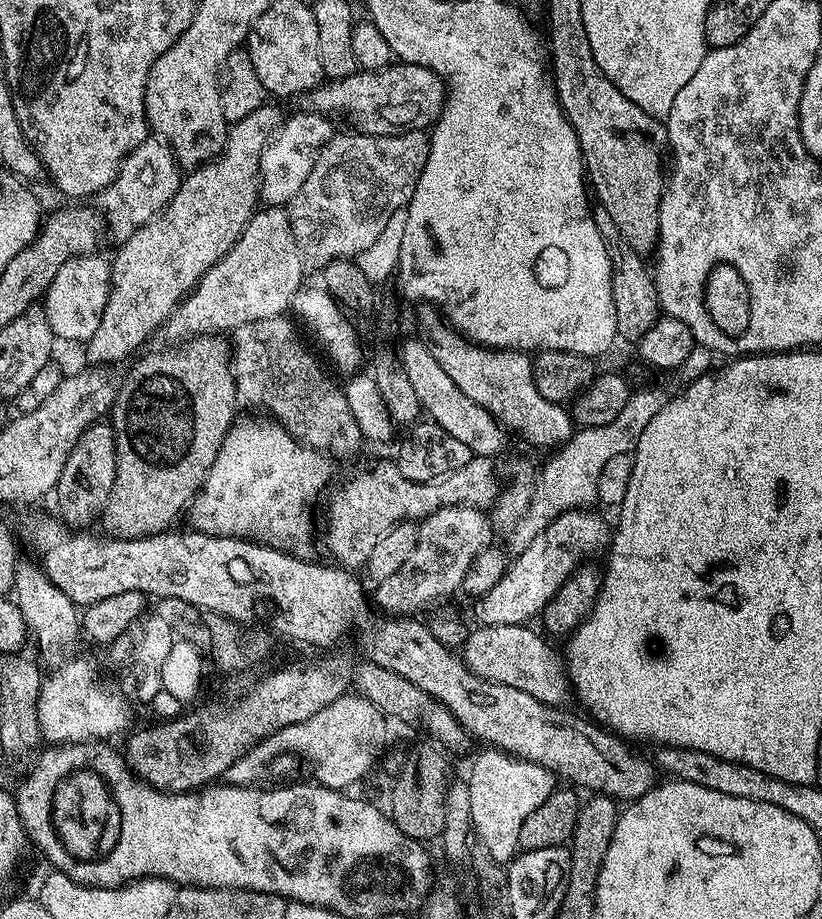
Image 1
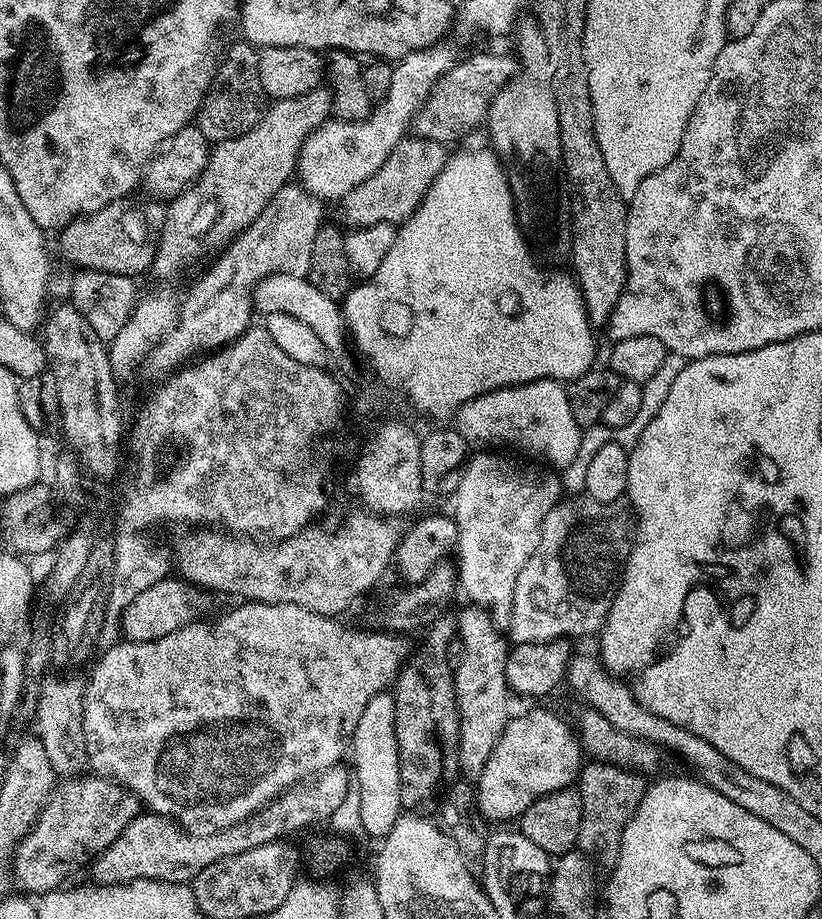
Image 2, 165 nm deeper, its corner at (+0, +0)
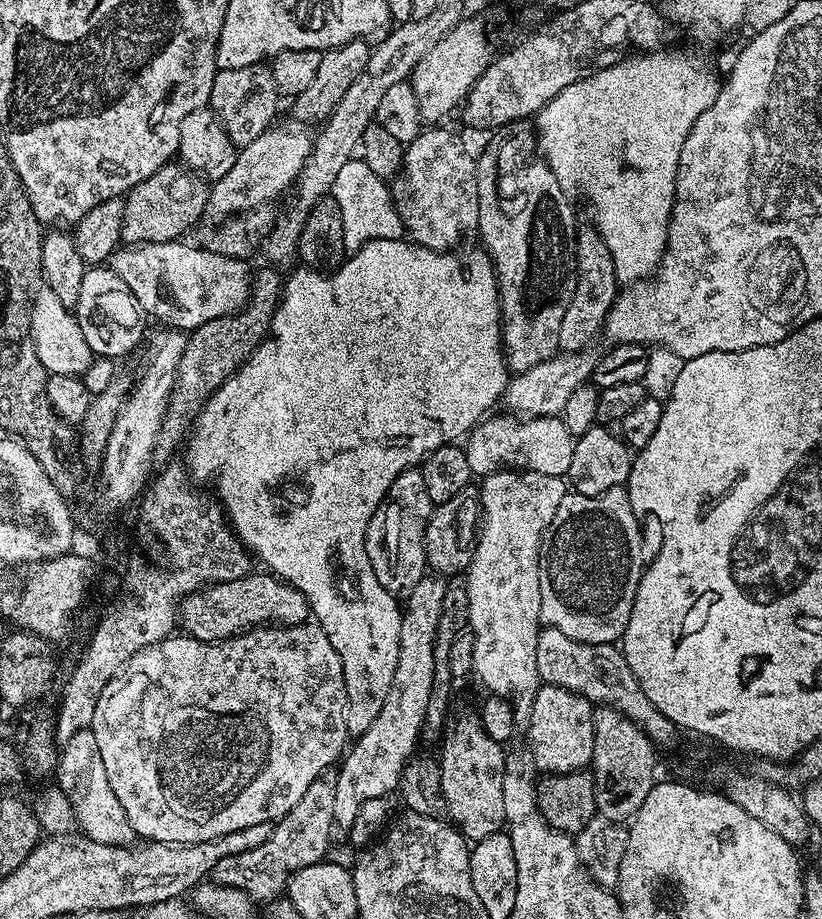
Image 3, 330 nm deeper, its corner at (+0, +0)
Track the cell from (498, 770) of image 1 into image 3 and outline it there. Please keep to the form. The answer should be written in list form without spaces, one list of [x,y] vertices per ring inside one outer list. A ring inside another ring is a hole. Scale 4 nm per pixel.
[[[544,684],[536,691],[536,697],[532,700],[532,709],[526,717],[526,723],[528,723],[528,748],[532,751],[530,760],[537,773],[579,772],[591,765],[594,754],[593,711],[594,705],[585,696],[574,694],[562,686]]]

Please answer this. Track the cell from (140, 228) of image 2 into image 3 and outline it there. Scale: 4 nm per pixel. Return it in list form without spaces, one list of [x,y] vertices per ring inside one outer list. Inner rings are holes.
[[[169,162],[160,167],[146,182],[138,182],[123,197],[120,239],[125,245],[157,244],[187,237],[187,232],[208,211],[209,181],[198,176],[179,162]]]

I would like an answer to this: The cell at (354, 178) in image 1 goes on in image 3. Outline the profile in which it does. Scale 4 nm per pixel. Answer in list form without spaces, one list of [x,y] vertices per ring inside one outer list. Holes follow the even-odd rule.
[[[444,126],[425,127],[406,145],[399,177],[400,193],[395,193],[394,203],[404,219],[407,235],[415,243],[447,253],[455,249],[452,247],[463,238],[464,232],[479,225],[480,207],[476,160],[450,129],[440,127]]]

